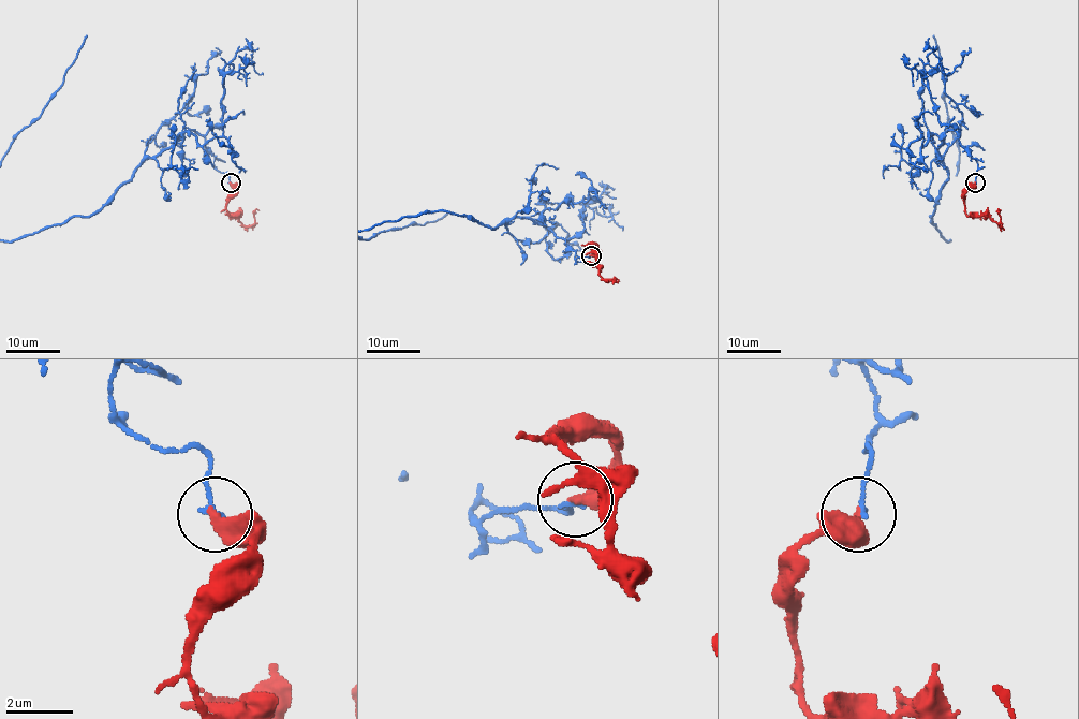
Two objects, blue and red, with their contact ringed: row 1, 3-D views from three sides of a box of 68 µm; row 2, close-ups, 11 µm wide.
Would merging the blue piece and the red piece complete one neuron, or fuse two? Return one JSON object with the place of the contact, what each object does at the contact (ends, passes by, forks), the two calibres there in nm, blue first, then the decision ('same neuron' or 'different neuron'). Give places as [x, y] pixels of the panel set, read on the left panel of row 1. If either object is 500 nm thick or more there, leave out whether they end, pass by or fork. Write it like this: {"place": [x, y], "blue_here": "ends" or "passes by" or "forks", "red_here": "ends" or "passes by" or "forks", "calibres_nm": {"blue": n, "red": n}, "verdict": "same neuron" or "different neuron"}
{"place": [231, 182], "blue_here": "ends", "red_here": "ends", "calibres_nm": {"blue": 140, "red": 440}, "verdict": "different neuron"}

